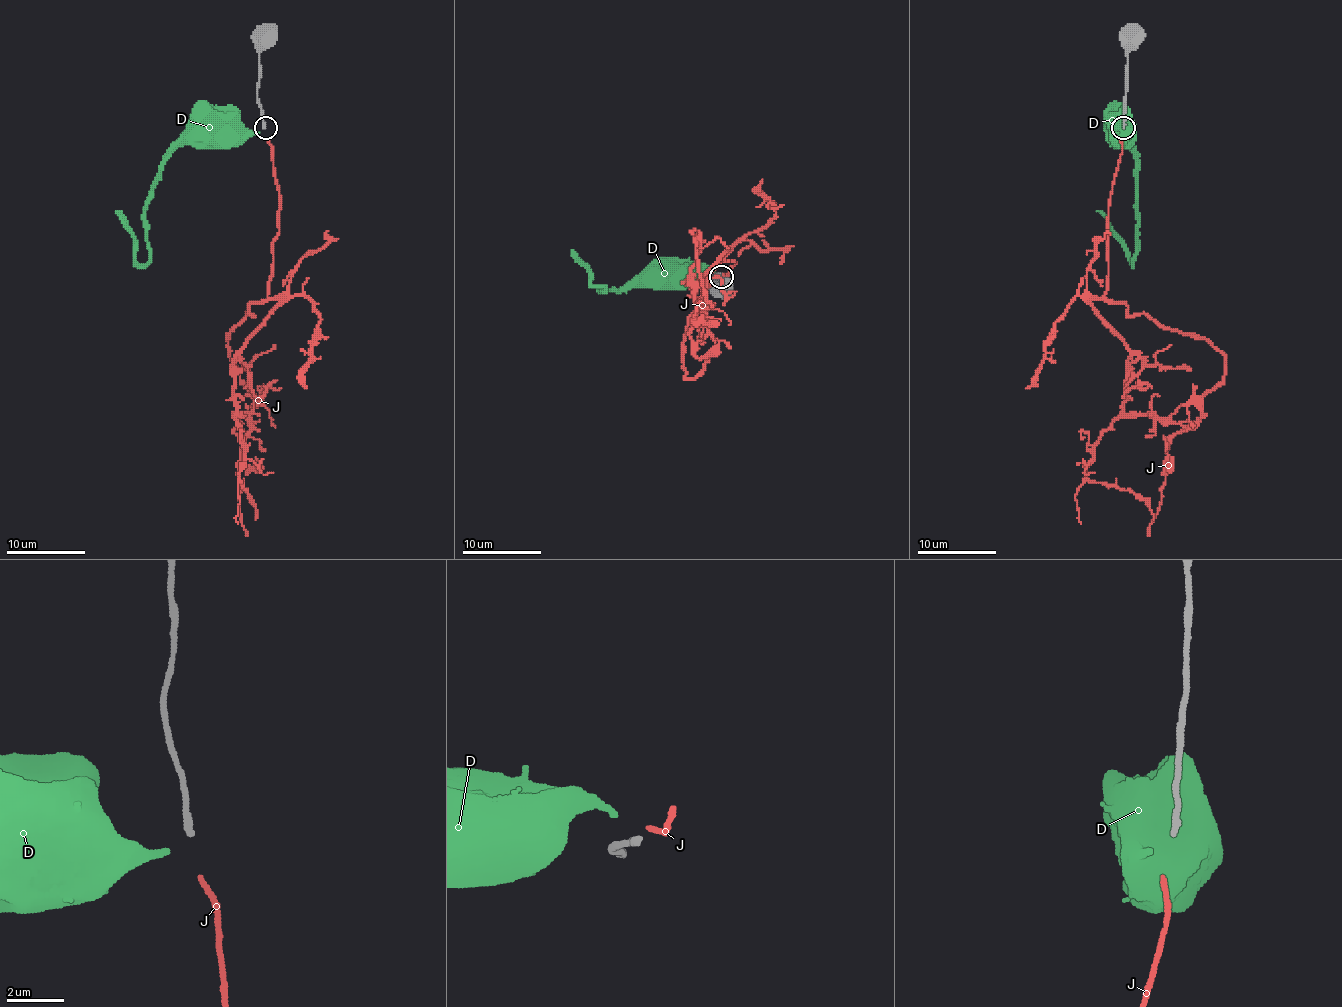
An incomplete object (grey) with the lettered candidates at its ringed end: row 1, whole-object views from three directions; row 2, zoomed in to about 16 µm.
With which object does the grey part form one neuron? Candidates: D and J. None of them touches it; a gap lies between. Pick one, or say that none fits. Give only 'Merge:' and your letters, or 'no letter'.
Merge: no letter

